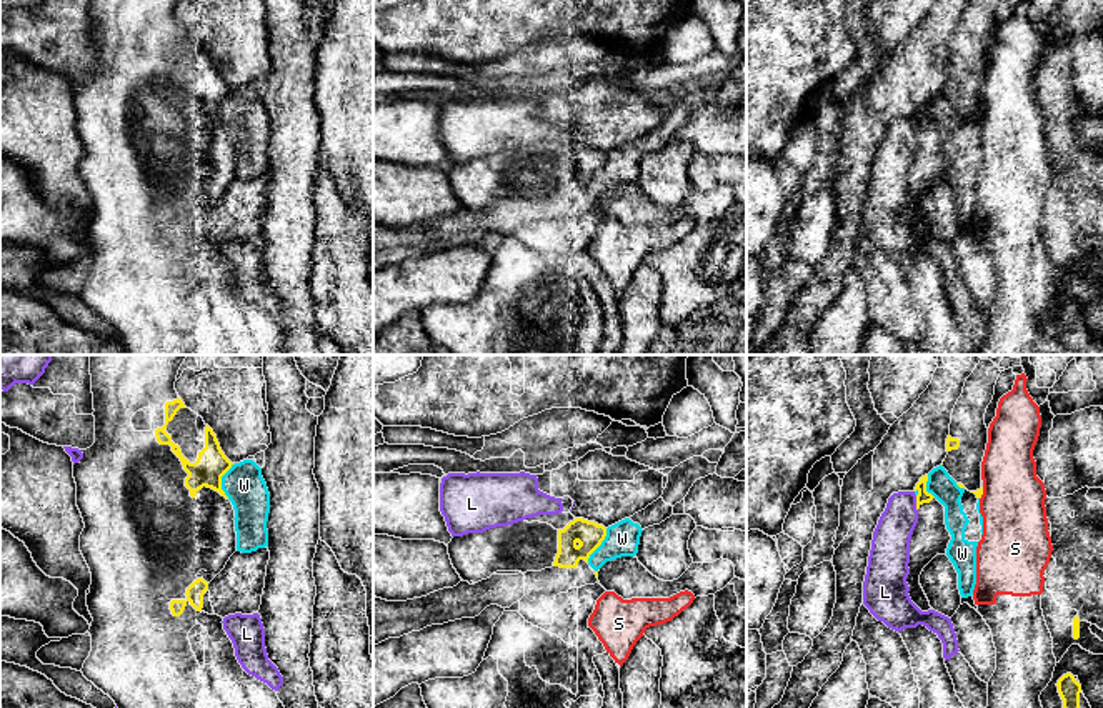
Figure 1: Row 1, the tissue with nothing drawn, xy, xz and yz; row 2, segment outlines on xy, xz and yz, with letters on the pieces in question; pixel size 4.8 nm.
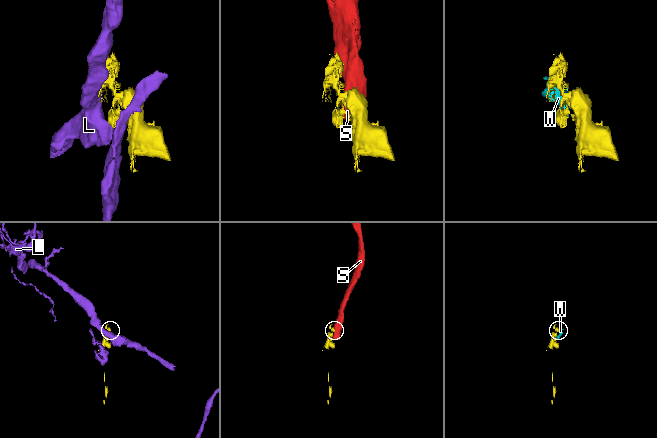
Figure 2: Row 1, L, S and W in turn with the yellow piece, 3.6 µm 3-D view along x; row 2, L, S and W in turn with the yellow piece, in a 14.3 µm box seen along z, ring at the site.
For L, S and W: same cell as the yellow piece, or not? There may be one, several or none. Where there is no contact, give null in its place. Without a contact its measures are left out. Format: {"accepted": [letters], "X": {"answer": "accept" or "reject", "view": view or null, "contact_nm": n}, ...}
{"accepted": [], "L": {"answer": "reject", "view": "yz", "contact_nm": 80}, "S": {"answer": "reject", "view": "yz", "contact_nm": 70}, "W": {"answer": "reject", "view": "xy", "contact_nm": 180}}

